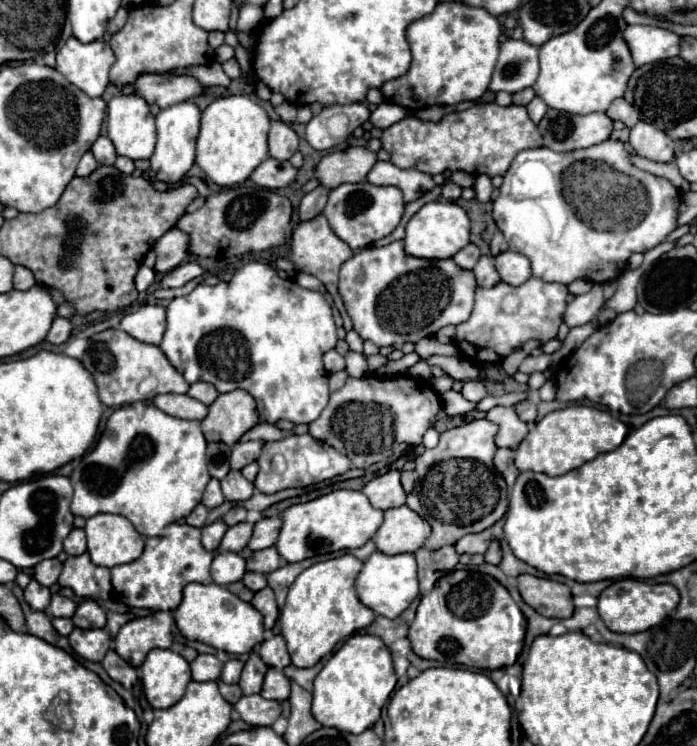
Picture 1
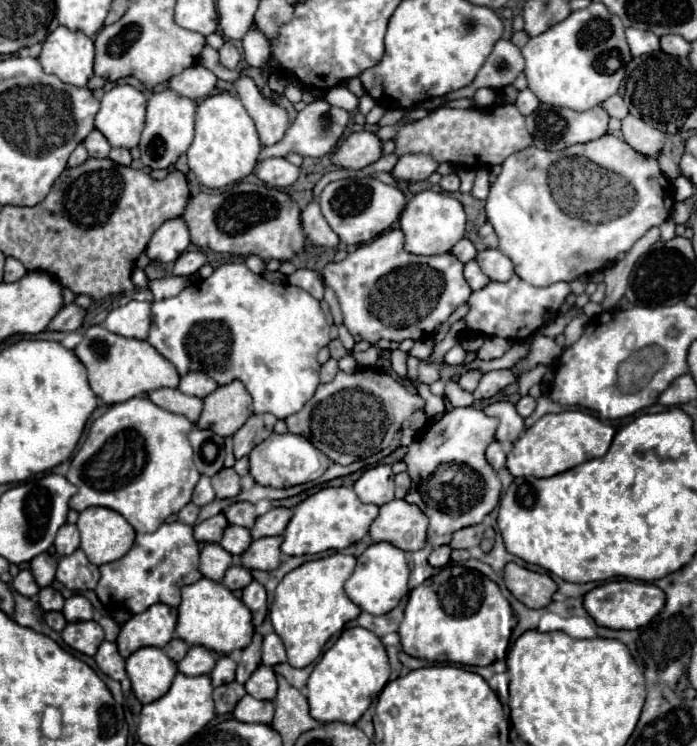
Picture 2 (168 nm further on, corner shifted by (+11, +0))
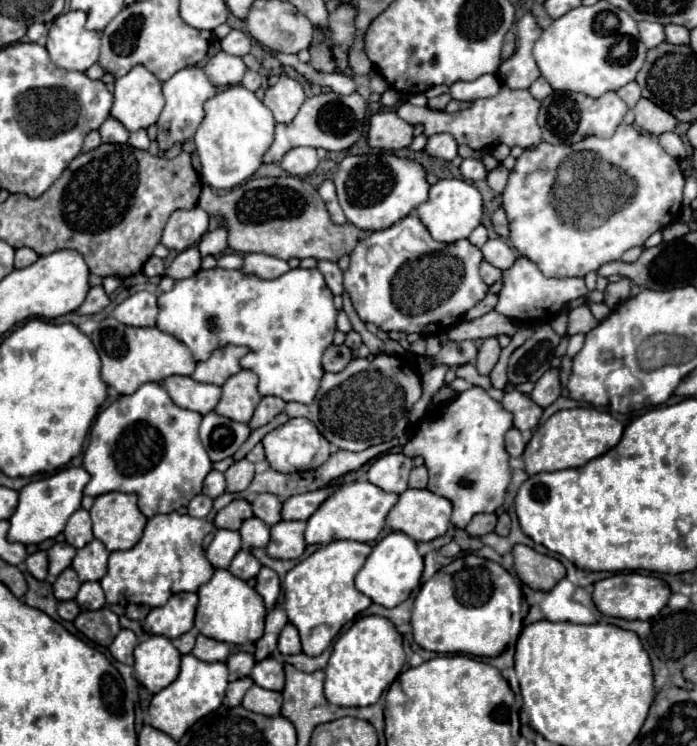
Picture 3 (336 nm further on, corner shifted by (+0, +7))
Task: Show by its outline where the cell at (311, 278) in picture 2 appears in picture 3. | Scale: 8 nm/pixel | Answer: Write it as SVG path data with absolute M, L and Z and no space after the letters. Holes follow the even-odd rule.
M320 260L318 262L318 270L322 272L322 276L326 278L328 282L328 288L334 292L334 294L342 294L342 270L338 268L336 262L328 262L328 260Z

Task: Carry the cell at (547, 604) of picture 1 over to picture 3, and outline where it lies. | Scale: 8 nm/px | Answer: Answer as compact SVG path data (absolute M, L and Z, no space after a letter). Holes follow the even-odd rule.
M516 544L512 548L512 554L516 576L534 590L550 590L558 580L566 576L566 570L560 560L538 554L536 550L524 544Z

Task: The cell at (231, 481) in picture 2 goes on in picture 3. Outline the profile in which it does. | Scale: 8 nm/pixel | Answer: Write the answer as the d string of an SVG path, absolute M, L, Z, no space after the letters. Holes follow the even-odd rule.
M246 458L234 462L226 472L226 492L242 492L254 478L254 464Z

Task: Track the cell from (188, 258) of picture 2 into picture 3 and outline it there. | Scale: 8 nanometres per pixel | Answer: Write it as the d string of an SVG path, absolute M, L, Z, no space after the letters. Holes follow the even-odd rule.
M218 226L216 230L206 232L206 234L202 236L202 240L198 242L198 250L200 250L200 254L202 254L202 256L208 256L208 254L212 254L212 256L220 256L222 250L228 246L226 238L228 238L228 230L226 230L226 226Z

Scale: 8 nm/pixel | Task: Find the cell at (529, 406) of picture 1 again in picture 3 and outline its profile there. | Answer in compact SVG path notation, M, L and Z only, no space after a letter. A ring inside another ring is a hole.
M548 370L548 372L544 372L544 376L536 382L536 386L534 386L530 398L532 398L538 406L546 408L546 406L550 406L554 400L558 400L560 394L562 394L562 384L560 384L558 374L556 374L554 370Z

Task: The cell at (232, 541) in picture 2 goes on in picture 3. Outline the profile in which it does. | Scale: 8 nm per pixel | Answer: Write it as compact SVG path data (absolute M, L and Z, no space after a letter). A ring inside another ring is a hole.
M250 518L238 532L246 548L266 548L270 542L270 526L260 522L260 518Z

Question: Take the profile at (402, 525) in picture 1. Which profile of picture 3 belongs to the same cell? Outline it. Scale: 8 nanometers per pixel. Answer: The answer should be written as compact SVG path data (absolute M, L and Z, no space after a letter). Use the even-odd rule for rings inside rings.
M408 488L404 494L400 494L386 522L392 530L404 532L420 542L444 536L450 528L450 514L452 502L448 502L448 498L432 494L426 488Z

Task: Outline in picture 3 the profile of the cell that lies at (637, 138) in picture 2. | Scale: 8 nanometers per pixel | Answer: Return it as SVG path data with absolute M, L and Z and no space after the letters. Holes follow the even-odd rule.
M640 98L638 104L632 108L632 112L636 114L636 124L656 136L674 130L678 124L678 120L672 118L672 114L668 114L648 98Z

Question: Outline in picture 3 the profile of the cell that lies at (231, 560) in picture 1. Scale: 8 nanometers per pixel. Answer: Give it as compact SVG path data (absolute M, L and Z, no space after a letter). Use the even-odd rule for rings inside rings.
M216 530L214 540L206 548L206 558L214 568L228 568L228 562L240 550L240 534L234 530Z

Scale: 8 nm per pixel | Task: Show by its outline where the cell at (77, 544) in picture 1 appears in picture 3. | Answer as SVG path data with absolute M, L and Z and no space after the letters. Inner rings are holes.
M80 508L80 510L76 510L76 514L72 514L72 518L68 520L68 524L64 528L64 536L66 536L66 542L72 544L74 548L82 548L94 540L88 510Z

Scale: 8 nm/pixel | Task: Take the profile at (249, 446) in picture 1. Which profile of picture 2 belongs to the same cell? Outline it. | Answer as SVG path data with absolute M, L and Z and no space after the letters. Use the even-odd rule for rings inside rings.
M269 413L265 415L251 415L249 421L233 435L233 453L235 459L241 459L251 453L253 447L257 447L261 441L265 441L275 427L277 419Z

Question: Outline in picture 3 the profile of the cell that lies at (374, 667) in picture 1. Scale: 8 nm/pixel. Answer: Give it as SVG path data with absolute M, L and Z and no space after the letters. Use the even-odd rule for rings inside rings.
M362 616L336 640L326 666L324 694L336 706L370 706L376 704L382 692L396 680L406 662L402 636L388 618Z

